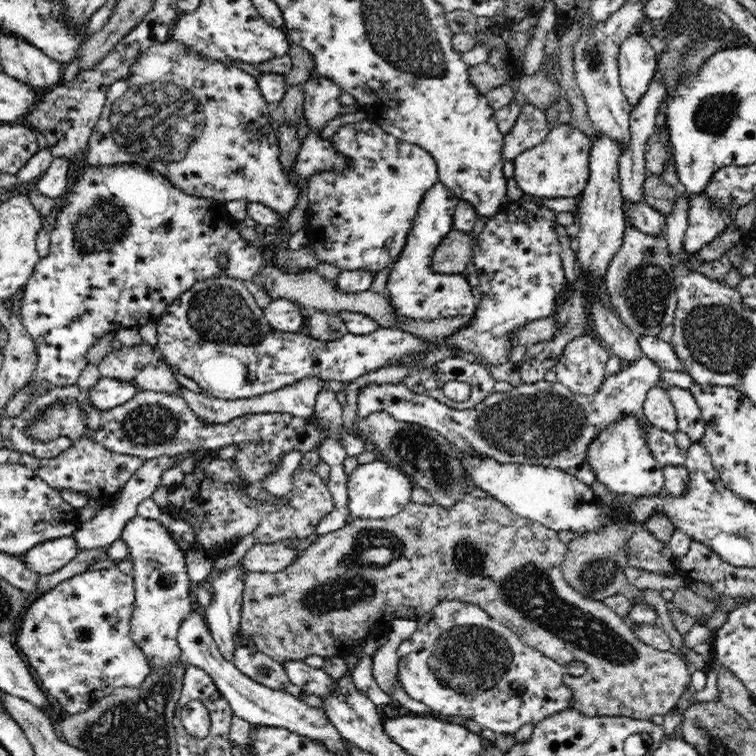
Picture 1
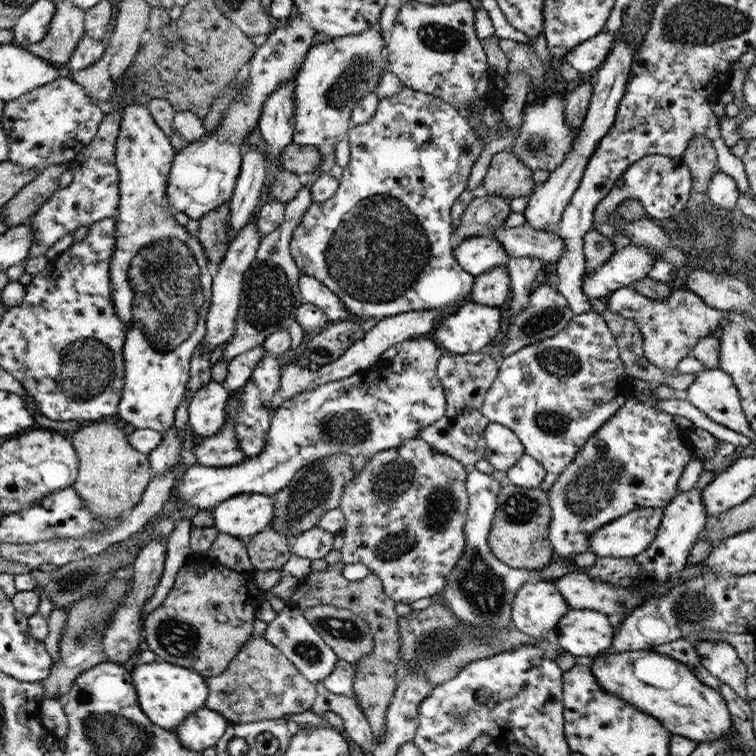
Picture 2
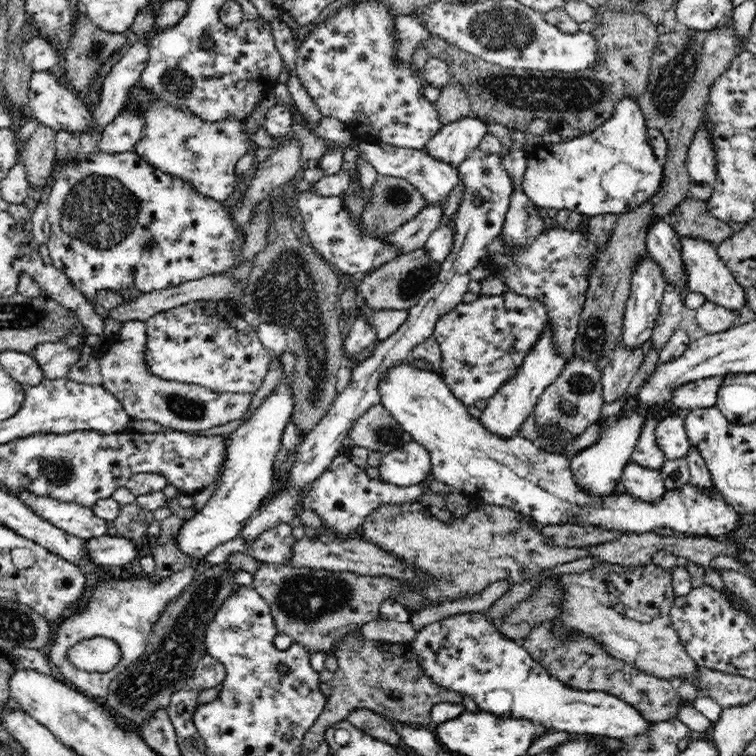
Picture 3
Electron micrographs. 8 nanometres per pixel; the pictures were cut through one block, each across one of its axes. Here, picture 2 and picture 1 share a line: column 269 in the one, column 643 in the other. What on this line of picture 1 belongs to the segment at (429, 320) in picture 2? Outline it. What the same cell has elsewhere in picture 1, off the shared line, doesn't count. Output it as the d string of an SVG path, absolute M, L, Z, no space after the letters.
M656 384L648 390L647 400L643 405L646 420L666 432L675 433L678 430L677 416L671 396L665 385Z

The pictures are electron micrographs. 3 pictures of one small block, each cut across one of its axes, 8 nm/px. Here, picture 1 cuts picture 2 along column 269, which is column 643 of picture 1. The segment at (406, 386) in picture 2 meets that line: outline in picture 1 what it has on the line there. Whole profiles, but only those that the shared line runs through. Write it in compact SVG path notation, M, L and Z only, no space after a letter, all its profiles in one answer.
M633 414L602 430L588 446L588 465L596 480L605 484L615 494L634 497L655 495L665 488L663 466L652 456L645 442L645 426Z

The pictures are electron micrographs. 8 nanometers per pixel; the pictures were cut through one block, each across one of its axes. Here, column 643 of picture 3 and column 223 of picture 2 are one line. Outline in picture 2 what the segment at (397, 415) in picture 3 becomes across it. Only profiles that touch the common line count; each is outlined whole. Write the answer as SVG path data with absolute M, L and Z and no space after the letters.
M246 493L228 497L210 512L219 533L246 540L268 529L275 517L272 497Z

